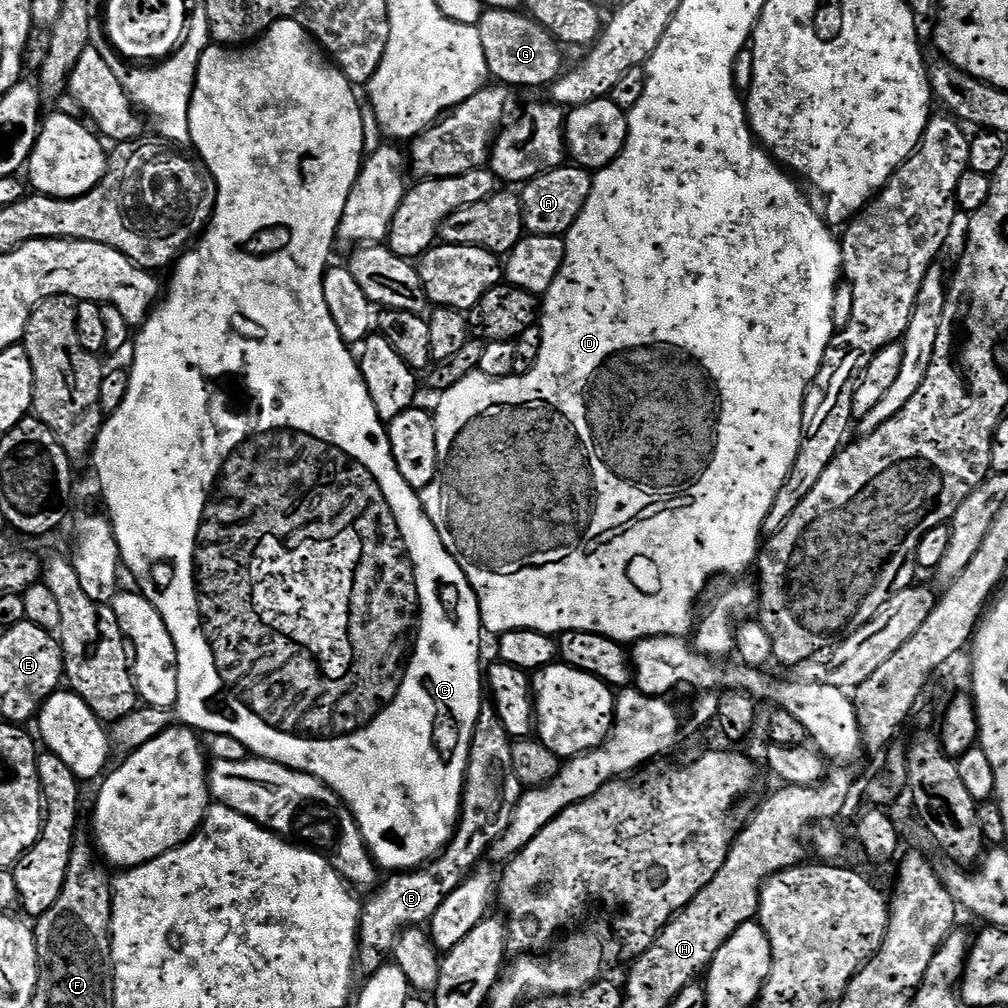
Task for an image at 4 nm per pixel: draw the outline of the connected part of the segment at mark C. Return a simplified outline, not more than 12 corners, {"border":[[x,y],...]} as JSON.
{"border":[[210,43],[90,453],[183,727],[460,816],[480,607],[324,275],[357,89]]}

